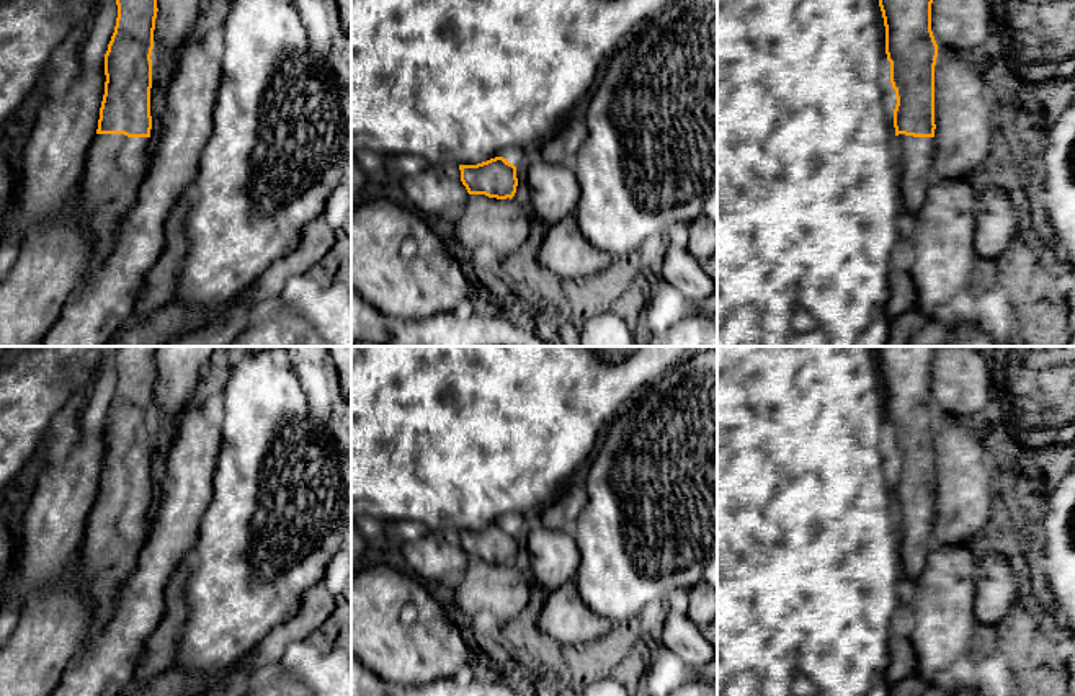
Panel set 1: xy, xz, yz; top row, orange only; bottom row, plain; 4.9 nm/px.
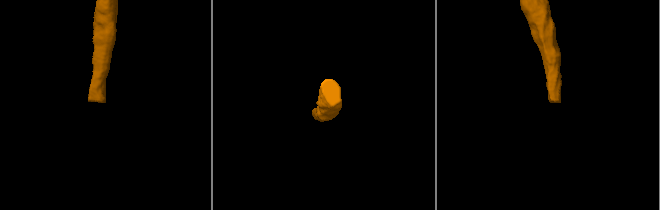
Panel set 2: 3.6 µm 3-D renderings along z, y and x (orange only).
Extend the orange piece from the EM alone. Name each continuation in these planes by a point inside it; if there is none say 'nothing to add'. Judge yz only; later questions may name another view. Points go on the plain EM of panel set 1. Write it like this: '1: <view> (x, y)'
1: yz (915, 541)

